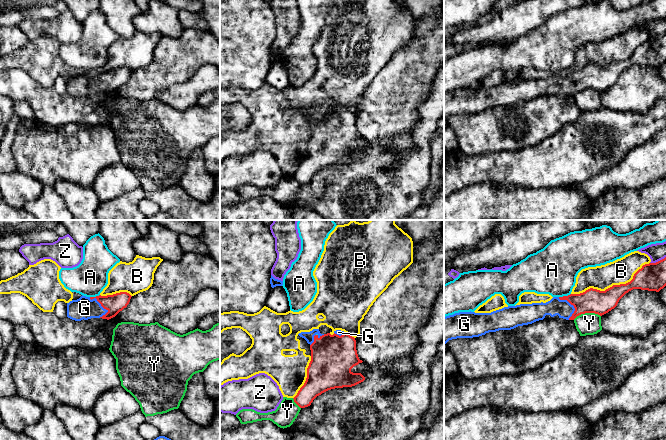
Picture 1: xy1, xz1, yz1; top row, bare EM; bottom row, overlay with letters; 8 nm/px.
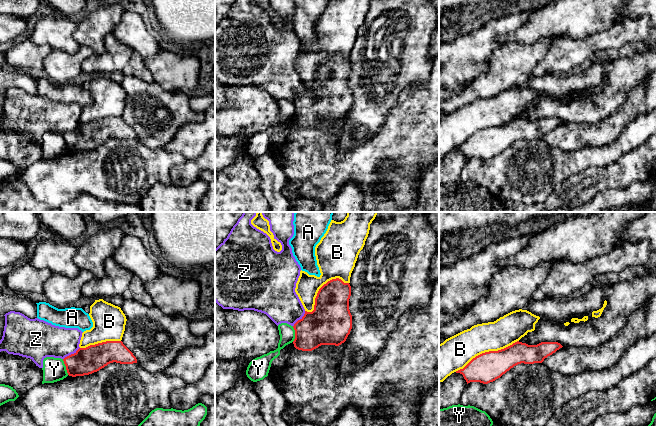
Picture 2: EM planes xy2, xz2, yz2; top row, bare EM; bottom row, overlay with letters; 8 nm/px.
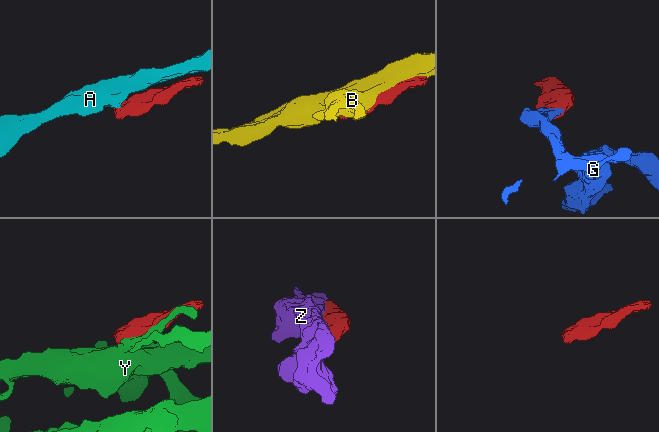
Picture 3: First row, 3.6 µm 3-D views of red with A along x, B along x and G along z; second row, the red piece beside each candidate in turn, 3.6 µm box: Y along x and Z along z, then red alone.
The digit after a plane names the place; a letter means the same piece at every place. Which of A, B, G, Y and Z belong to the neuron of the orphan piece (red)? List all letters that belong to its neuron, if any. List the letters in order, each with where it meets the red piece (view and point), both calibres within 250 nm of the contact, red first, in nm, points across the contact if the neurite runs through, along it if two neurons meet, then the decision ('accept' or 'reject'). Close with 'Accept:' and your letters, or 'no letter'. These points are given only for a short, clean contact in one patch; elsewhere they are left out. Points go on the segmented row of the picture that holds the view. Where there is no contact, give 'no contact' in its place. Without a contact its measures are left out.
A: contact yz1 (564, 296); calibres 190 and 380 nm; border yz1 (570, 293), (559, 297); reject
B: contact yz1 (612, 286); calibres 190 and 200 nm; reject
G: contact xy1 (98, 301); calibres 150 and 180 nm; way xy1 (115, 303), (98, 301), (92, 307), (84, 308); accept
Y: contact yz1 (586, 312); calibres 190 and 180 nm; reject
Z: contact xy2 (71, 354); calibres 220 and 280 nm; reject
Accept: G

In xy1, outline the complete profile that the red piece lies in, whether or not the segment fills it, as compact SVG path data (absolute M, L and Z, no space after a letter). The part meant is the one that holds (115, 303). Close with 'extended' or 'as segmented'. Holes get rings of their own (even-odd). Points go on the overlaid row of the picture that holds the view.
M120 292L107 296L86 297L67 303L67 317L75 320L88 320L91 318L111 319L127 307L131 295Z; extended

